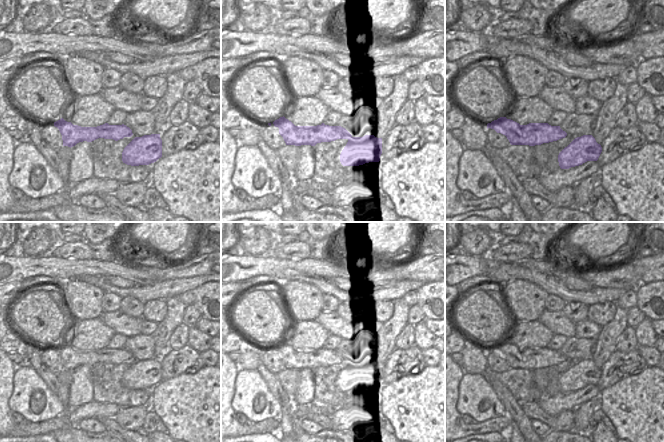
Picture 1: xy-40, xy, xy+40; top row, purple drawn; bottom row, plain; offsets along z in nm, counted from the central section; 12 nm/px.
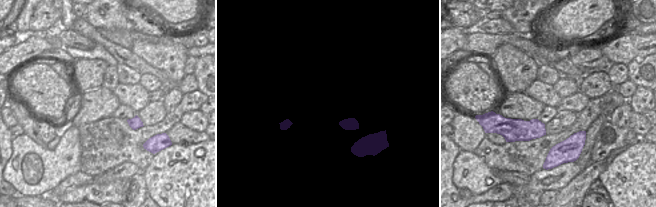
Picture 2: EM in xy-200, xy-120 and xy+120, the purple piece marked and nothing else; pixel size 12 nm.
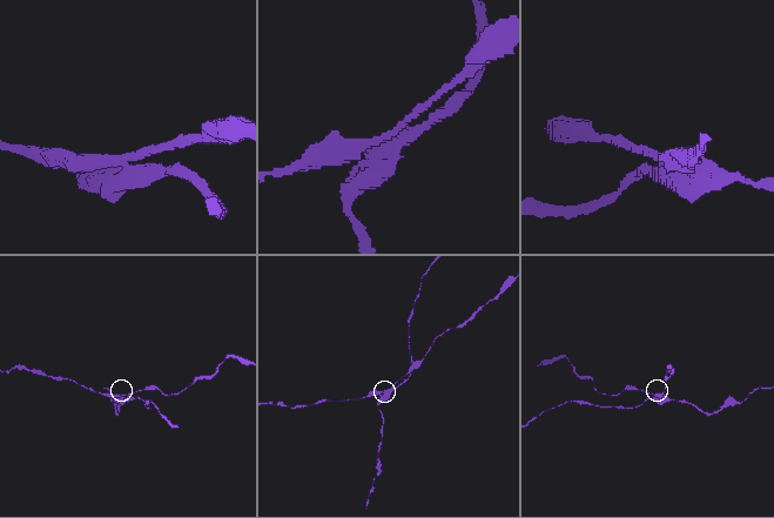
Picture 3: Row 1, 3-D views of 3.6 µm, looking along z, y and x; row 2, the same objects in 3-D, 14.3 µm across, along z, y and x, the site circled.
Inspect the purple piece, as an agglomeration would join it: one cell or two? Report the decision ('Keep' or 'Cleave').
Cleave

